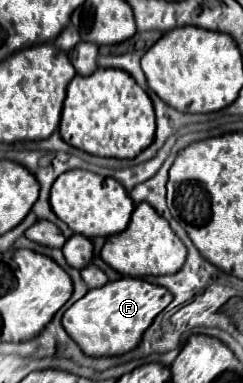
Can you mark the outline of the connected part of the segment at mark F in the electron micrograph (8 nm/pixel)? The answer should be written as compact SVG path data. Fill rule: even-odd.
M121 278L107 282L101 288L89 290L63 314L65 332L87 356L115 356L133 350L141 334L153 322L153 318L173 300L171 292L163 286L149 284L139 278ZM99 316L99 318L93 318Z

